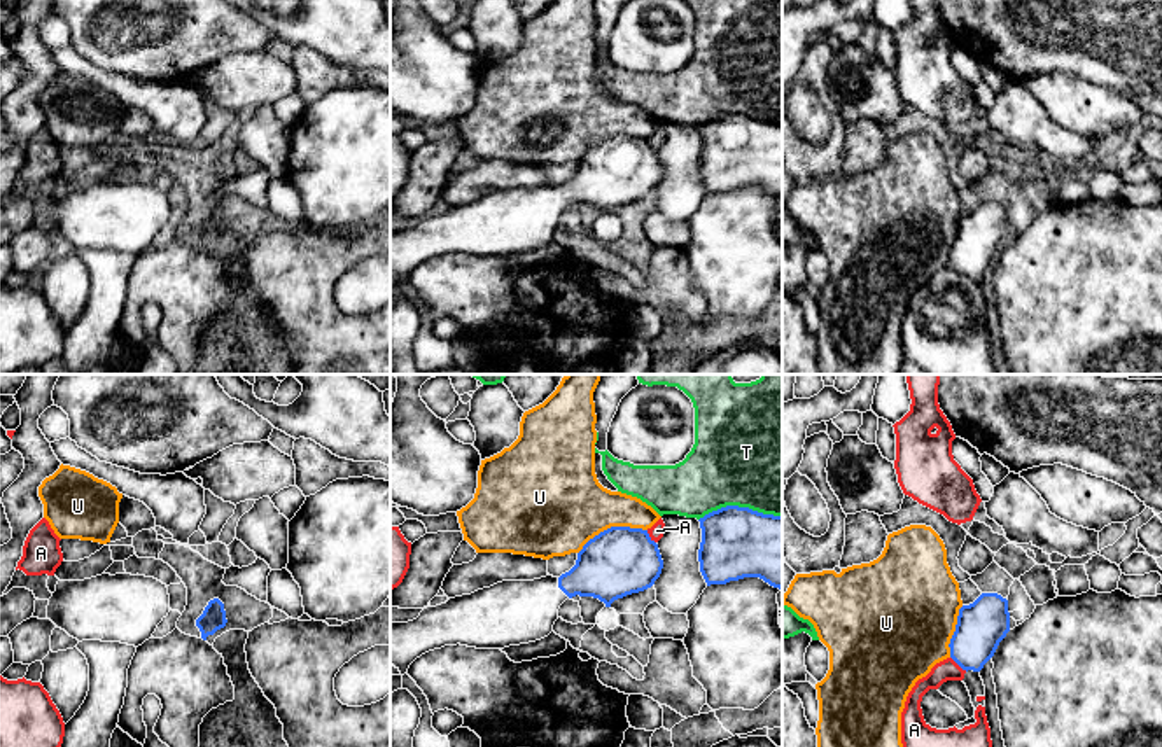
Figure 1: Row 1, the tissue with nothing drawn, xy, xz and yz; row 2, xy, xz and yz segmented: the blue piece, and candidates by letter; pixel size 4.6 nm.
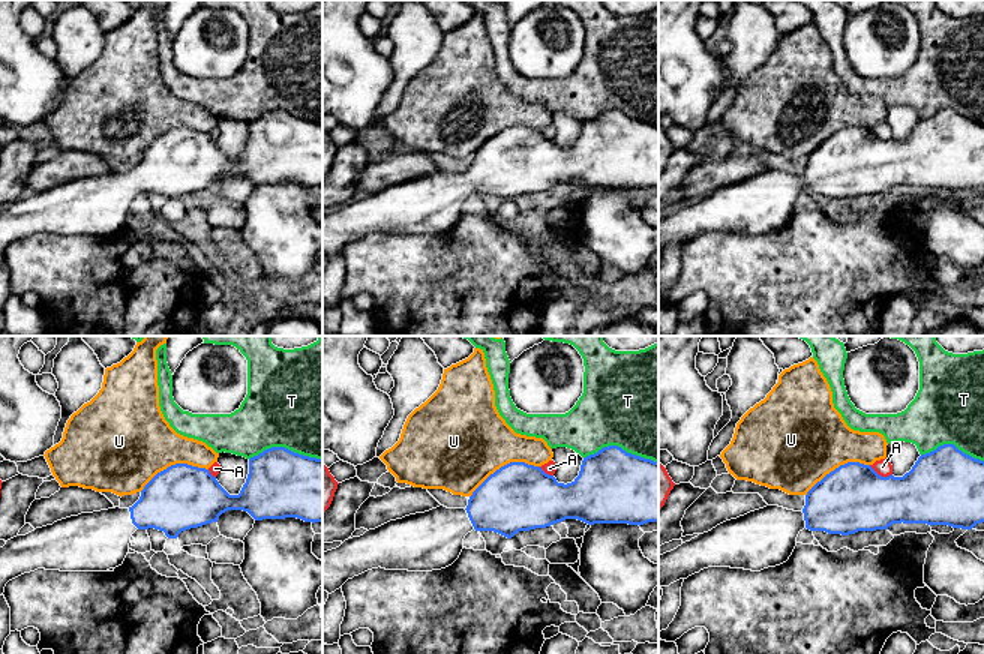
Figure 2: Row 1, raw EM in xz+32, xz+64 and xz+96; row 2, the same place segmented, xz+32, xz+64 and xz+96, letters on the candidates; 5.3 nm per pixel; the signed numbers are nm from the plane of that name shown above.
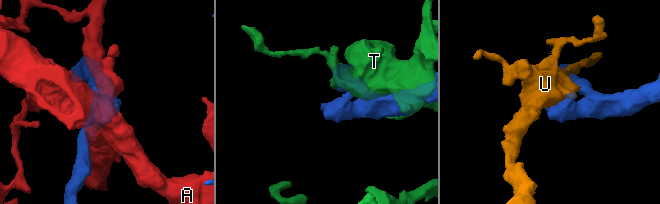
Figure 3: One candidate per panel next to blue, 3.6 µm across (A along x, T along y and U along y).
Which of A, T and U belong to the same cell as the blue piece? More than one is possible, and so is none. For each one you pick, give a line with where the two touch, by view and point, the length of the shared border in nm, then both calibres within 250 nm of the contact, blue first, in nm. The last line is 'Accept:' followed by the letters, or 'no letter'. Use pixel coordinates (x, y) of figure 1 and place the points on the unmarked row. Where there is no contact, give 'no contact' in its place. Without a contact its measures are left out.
Accept: no letter

